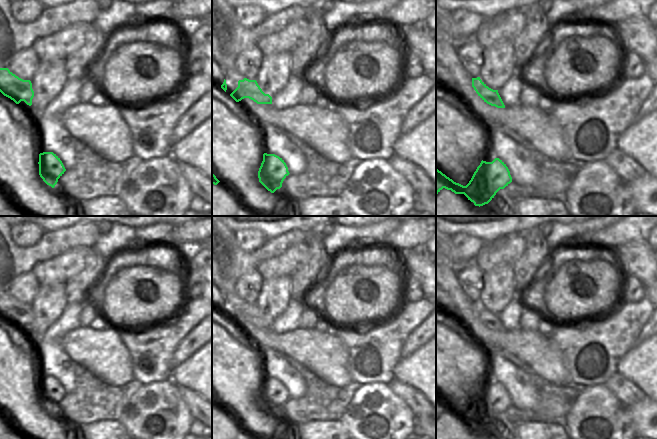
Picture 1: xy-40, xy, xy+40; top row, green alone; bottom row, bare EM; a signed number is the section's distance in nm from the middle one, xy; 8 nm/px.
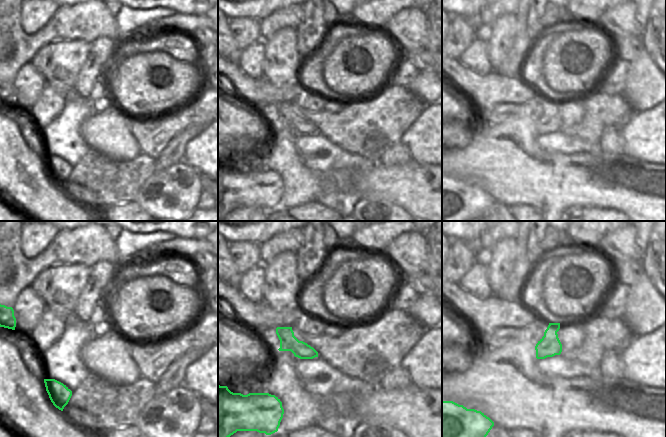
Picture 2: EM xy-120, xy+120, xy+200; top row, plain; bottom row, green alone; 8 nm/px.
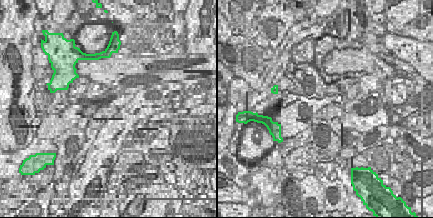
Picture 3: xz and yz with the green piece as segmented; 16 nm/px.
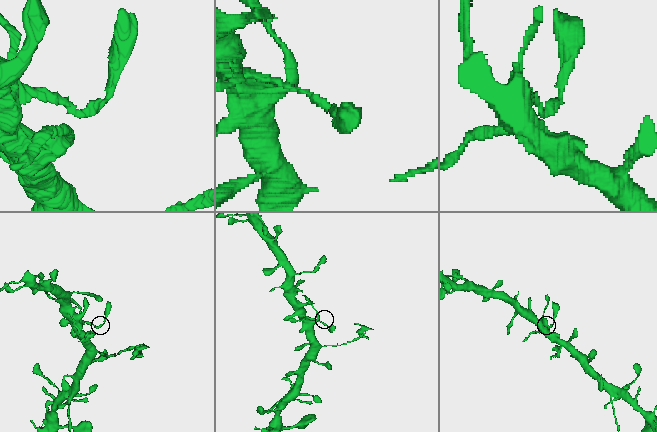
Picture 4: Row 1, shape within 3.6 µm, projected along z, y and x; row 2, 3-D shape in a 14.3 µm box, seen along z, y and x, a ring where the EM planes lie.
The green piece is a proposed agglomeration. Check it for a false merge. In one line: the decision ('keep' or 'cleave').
cleave

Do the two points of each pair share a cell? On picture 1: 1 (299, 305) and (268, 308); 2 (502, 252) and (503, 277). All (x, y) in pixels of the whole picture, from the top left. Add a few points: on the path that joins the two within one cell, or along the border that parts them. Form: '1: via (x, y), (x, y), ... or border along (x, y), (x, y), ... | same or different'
1: border along (290, 298), (287, 307), (272, 322) | different
2: border along (511, 265), (497, 264), (484, 272) | different

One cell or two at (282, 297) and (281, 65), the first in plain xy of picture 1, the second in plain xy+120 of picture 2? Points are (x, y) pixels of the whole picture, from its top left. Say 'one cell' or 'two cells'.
one cell

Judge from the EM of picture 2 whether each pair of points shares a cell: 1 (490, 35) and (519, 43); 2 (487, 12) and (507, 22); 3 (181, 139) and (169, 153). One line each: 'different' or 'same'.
1: different
2: different
3: same

